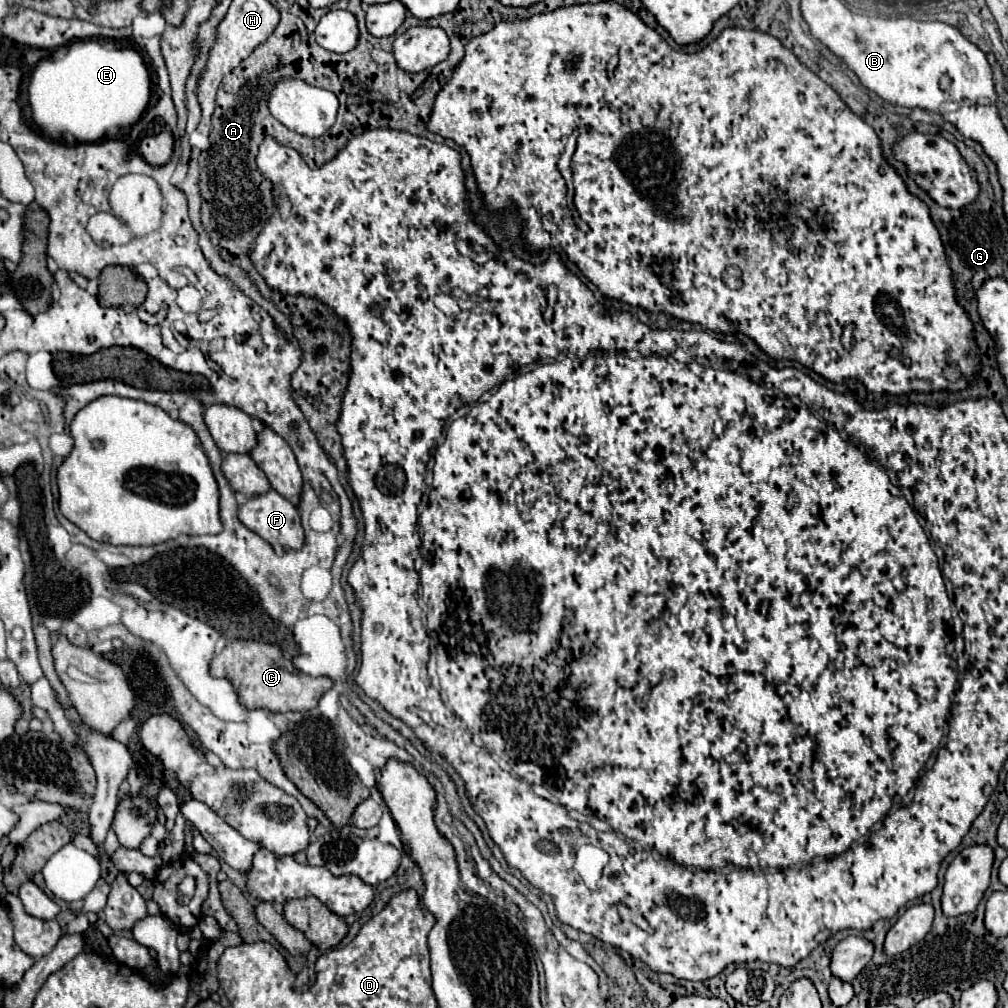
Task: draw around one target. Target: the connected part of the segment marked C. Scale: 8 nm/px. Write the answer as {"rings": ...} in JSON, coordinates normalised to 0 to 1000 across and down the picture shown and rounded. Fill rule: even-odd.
{"rings":[[[253,635],[227,637],[209,657],[209,669],[223,671],[233,677],[239,696],[245,702],[265,702],[269,706],[305,706],[316,698],[316,692],[330,683],[330,675],[301,669],[285,655],[277,641]]]}

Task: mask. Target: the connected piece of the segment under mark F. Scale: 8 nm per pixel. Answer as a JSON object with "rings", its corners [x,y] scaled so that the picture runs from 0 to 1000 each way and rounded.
{"rings":[[[267,486],[265,490],[259,490],[259,492],[251,492],[243,500],[239,500],[237,502],[237,516],[247,526],[257,530],[263,538],[267,538],[269,542],[277,540],[281,544],[297,546],[303,540],[303,528],[301,528],[301,522],[299,522],[297,506],[285,494],[275,490],[273,486]]]}

